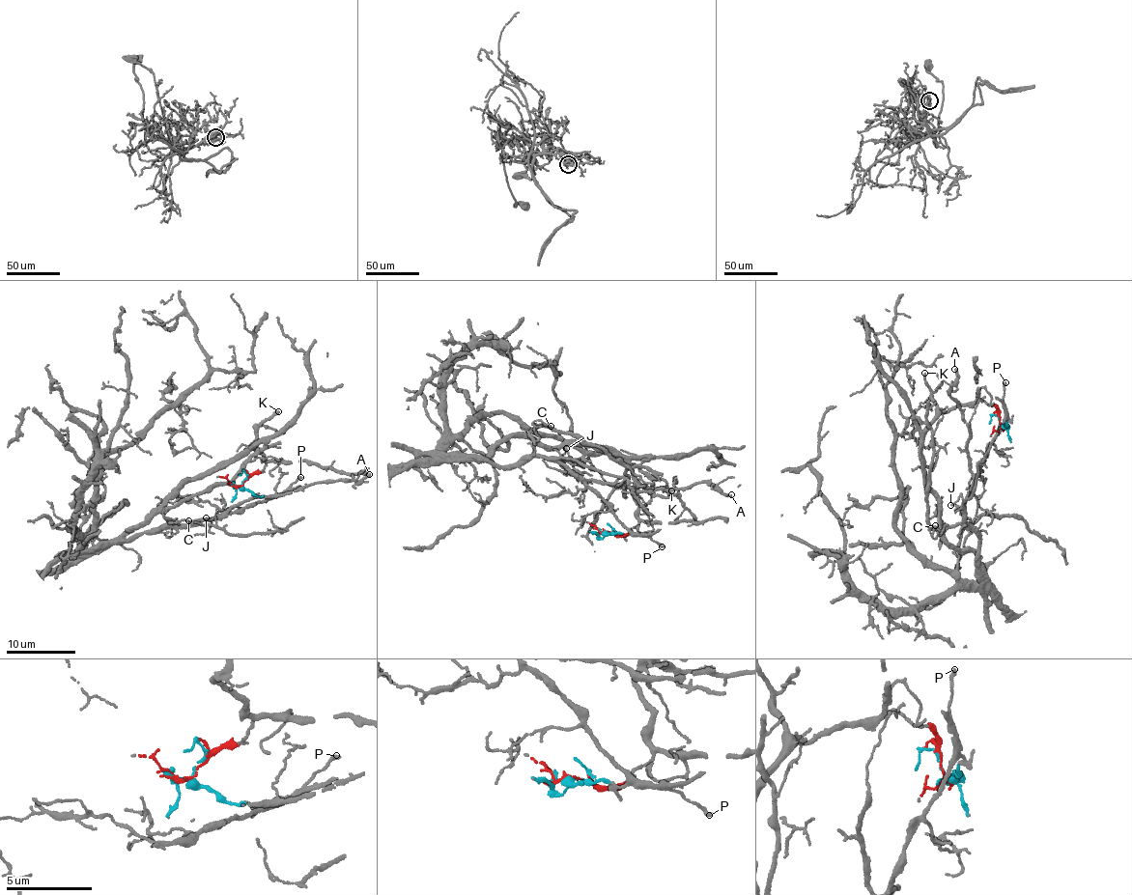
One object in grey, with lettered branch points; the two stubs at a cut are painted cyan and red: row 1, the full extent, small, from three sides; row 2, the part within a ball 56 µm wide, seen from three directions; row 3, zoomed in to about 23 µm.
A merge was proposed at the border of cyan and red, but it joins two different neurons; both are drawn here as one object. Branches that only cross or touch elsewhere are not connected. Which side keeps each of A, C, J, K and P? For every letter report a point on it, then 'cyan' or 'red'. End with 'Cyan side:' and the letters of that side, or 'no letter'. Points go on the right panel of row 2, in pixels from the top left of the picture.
A: at (954, 369); cyan
C: at (935, 525); cyan
J: at (950, 505); cyan
K: at (924, 373); red
P: at (1005, 382); cyan
Cyan side: A, C, J, P

